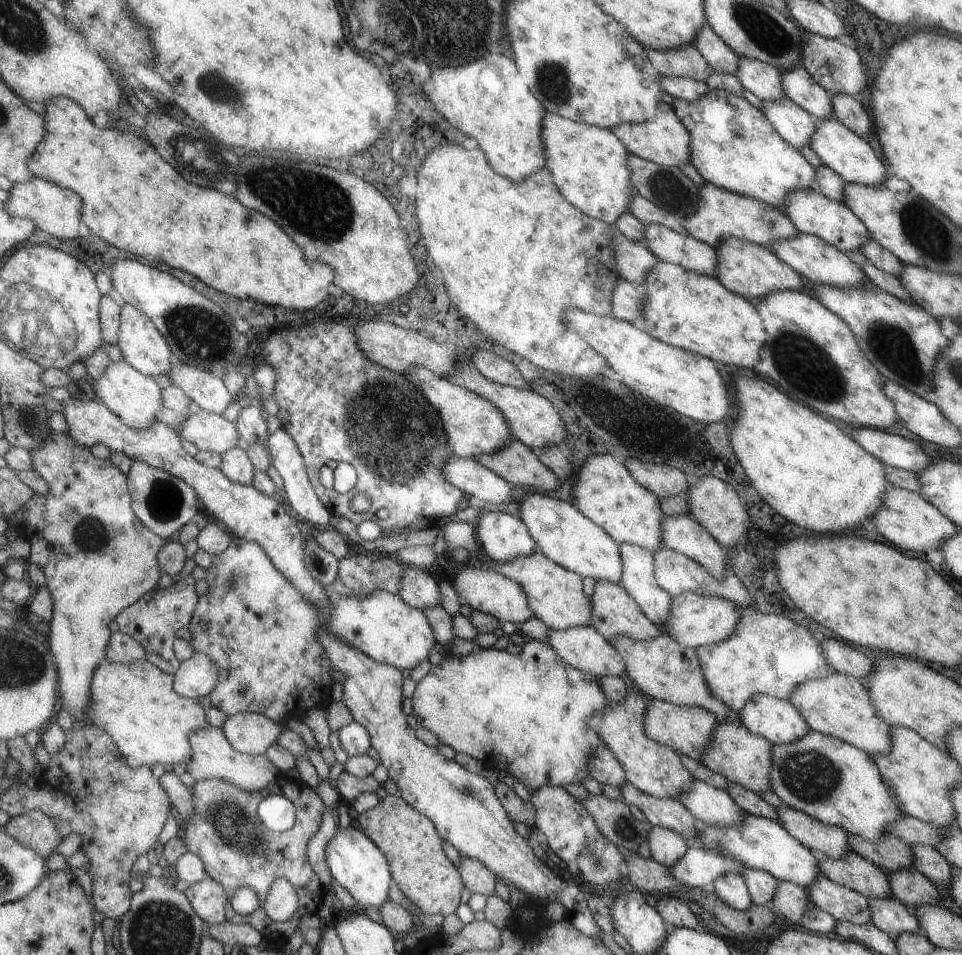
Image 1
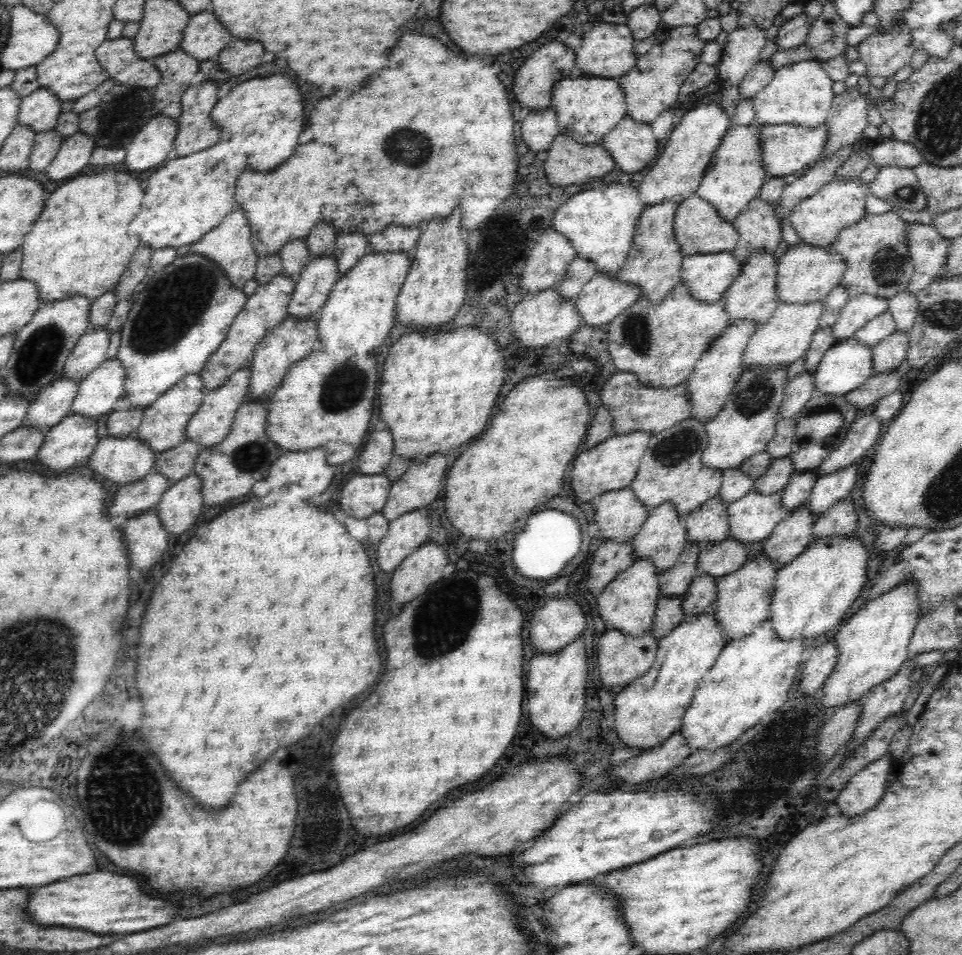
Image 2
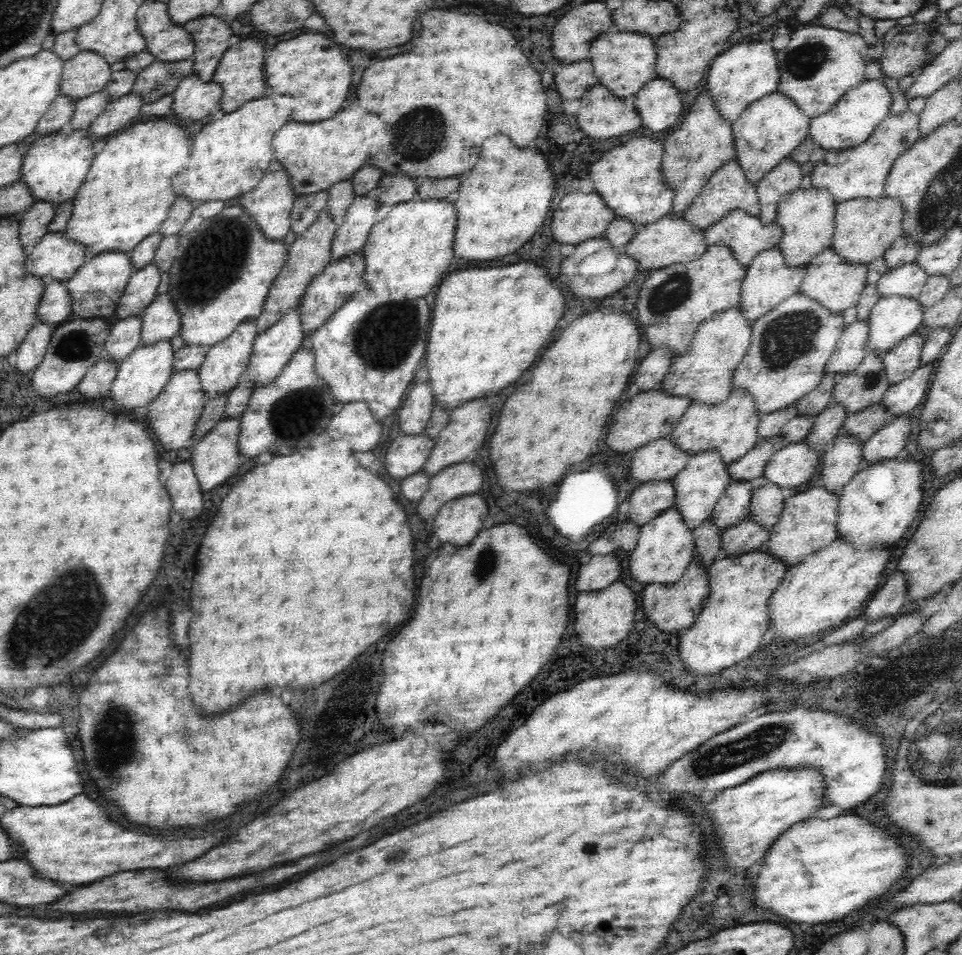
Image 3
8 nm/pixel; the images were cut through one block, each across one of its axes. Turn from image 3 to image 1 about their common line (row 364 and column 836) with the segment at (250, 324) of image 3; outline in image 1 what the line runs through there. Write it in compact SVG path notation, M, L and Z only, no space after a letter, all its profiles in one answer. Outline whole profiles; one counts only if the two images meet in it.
M815 188L797 189L785 200L784 213L797 228L797 232L818 236L833 245L838 251L849 254L871 240L863 222L843 201L835 202L818 193Z

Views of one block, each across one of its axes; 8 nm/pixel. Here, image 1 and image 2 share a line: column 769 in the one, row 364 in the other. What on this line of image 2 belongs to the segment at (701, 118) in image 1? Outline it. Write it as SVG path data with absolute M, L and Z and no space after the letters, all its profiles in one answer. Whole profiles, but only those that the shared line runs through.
M180 251L170 264L156 272L137 294L127 321L123 323L121 346L115 358L123 366L126 376L124 389L130 402L140 408L147 408L182 377L200 373L203 366L206 366L206 360L226 340L230 326L248 298L243 289L231 286L218 264L192 251Z

